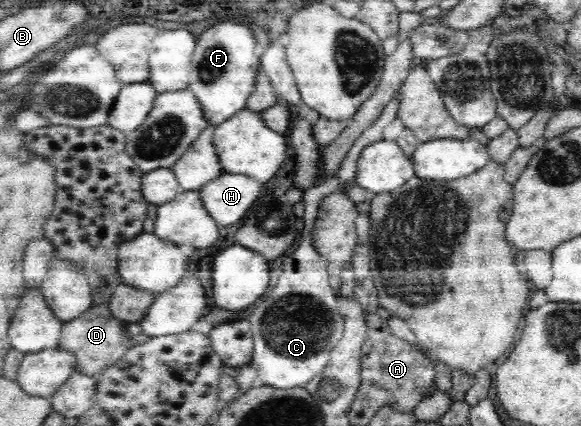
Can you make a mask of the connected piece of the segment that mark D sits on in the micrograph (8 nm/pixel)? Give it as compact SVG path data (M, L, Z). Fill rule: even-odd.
M106 304L94 305L75 319L63 323L58 347L76 355L76 372L96 377L106 367L116 364L131 347L132 334L126 329L127 326L128 323L111 314Z

